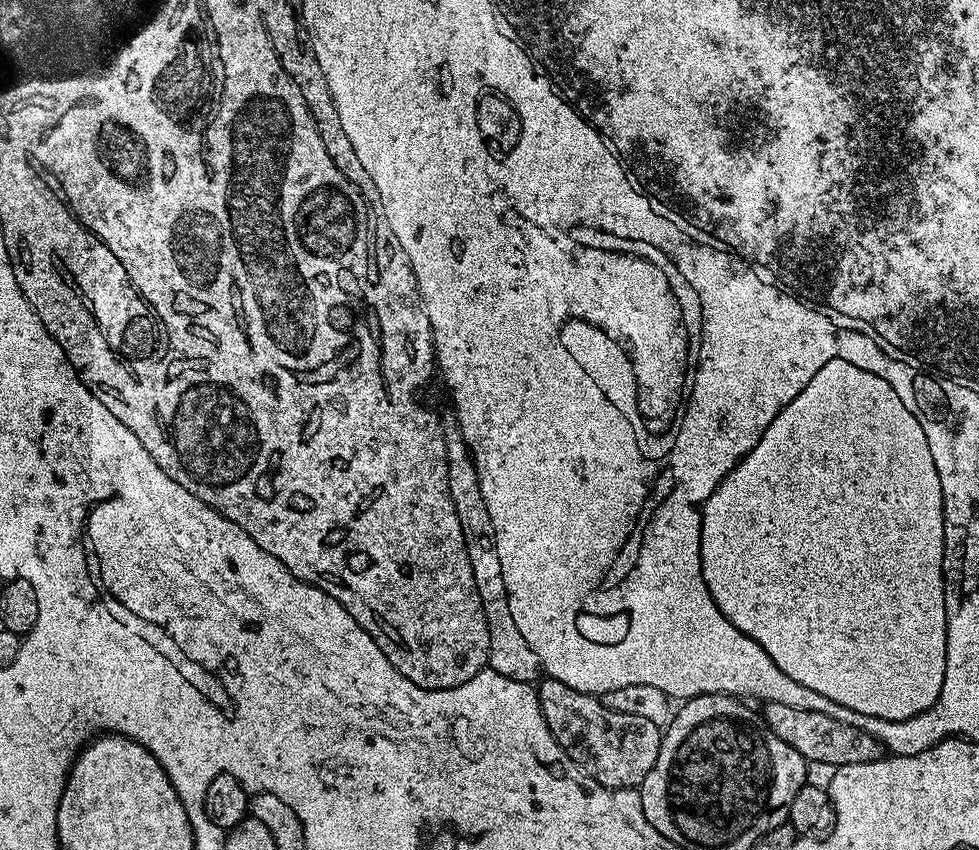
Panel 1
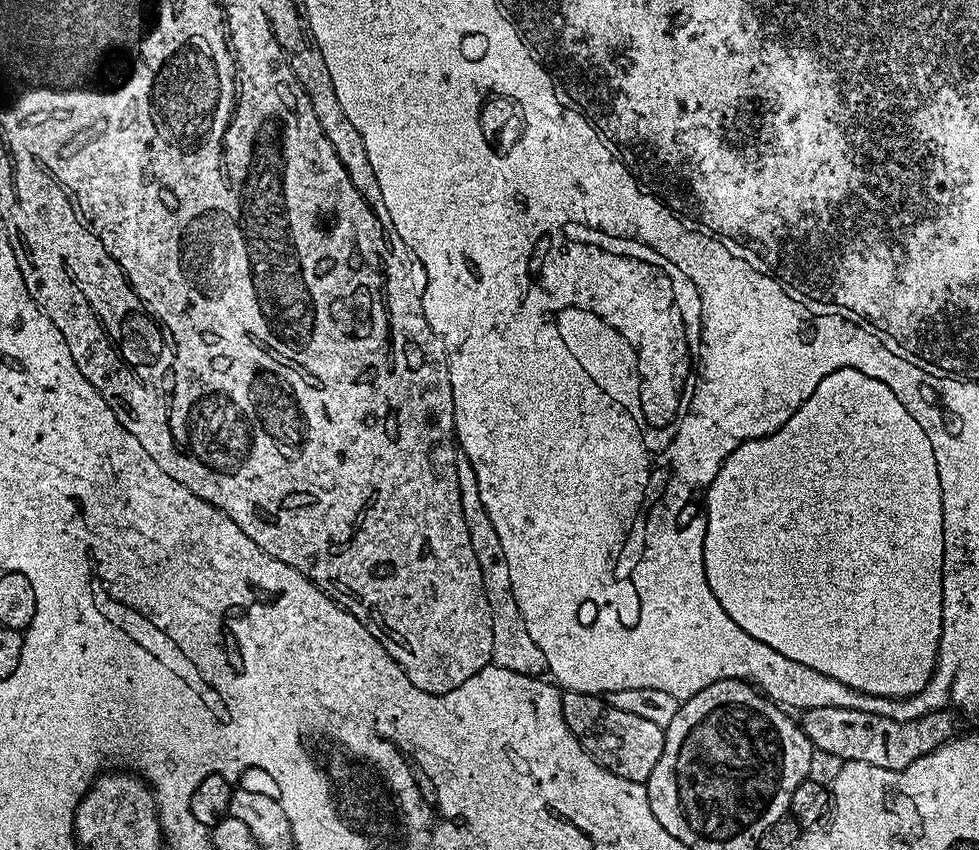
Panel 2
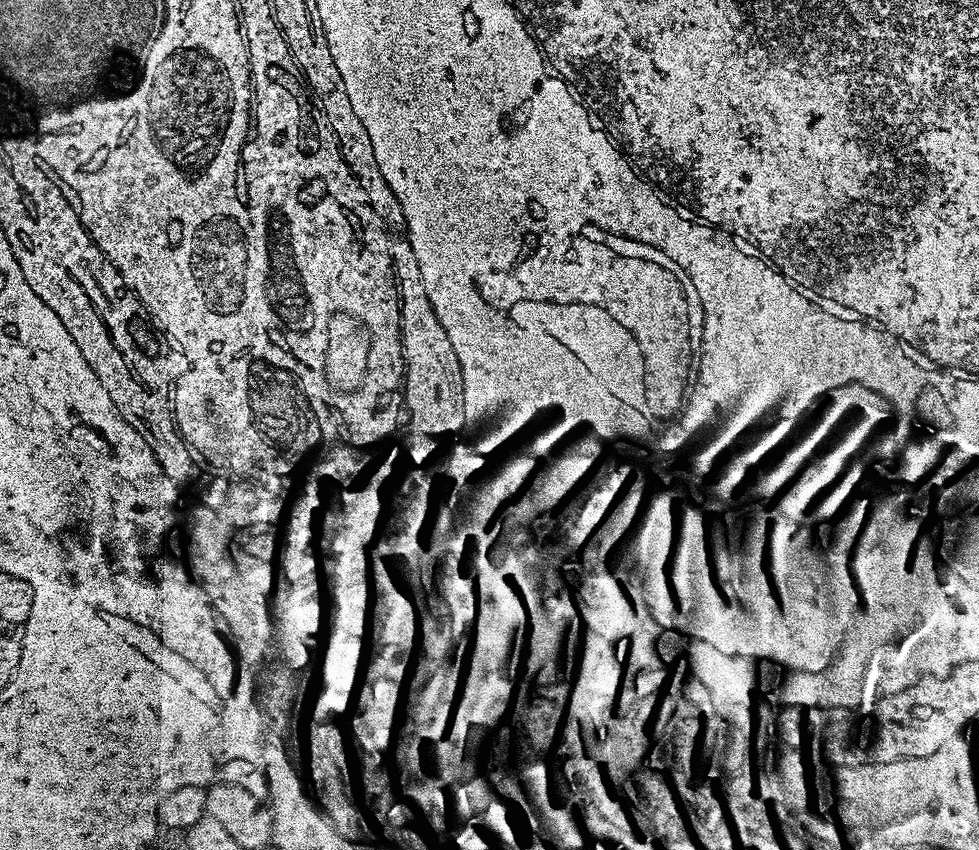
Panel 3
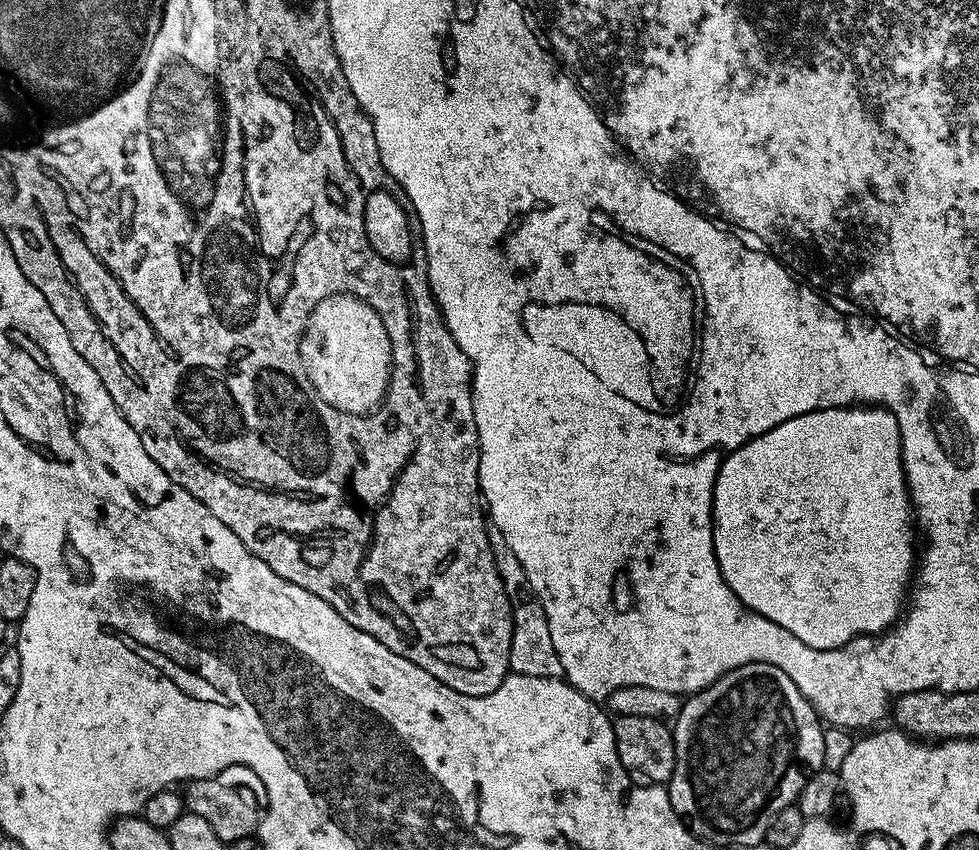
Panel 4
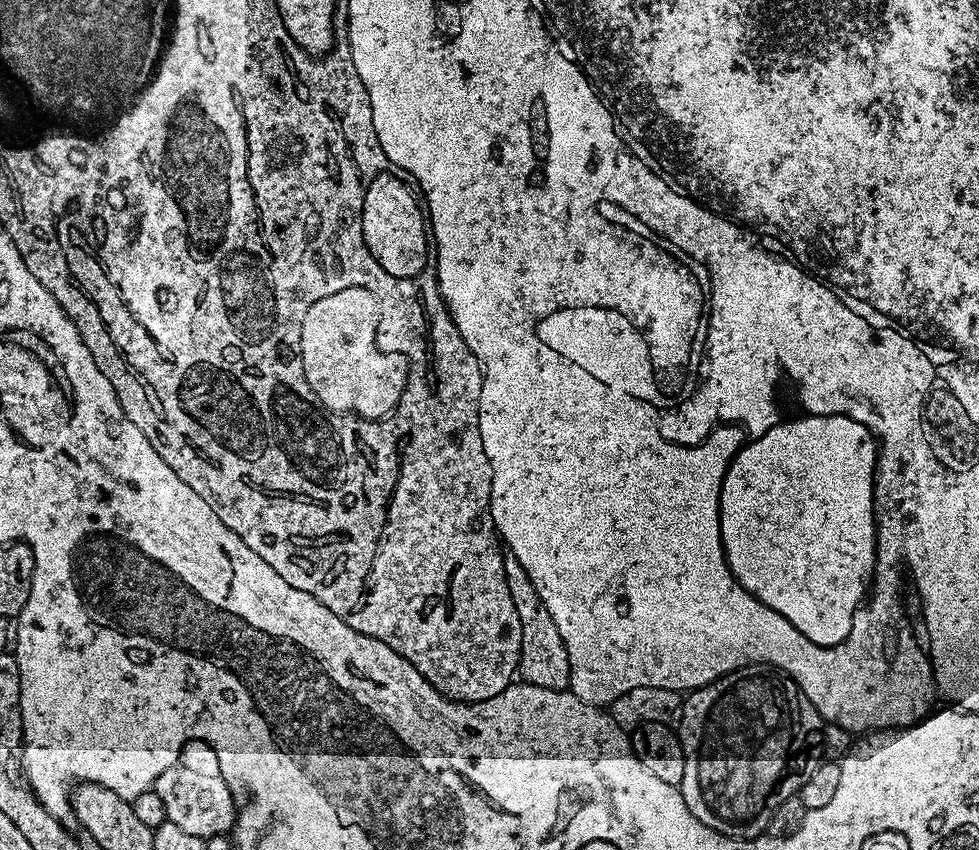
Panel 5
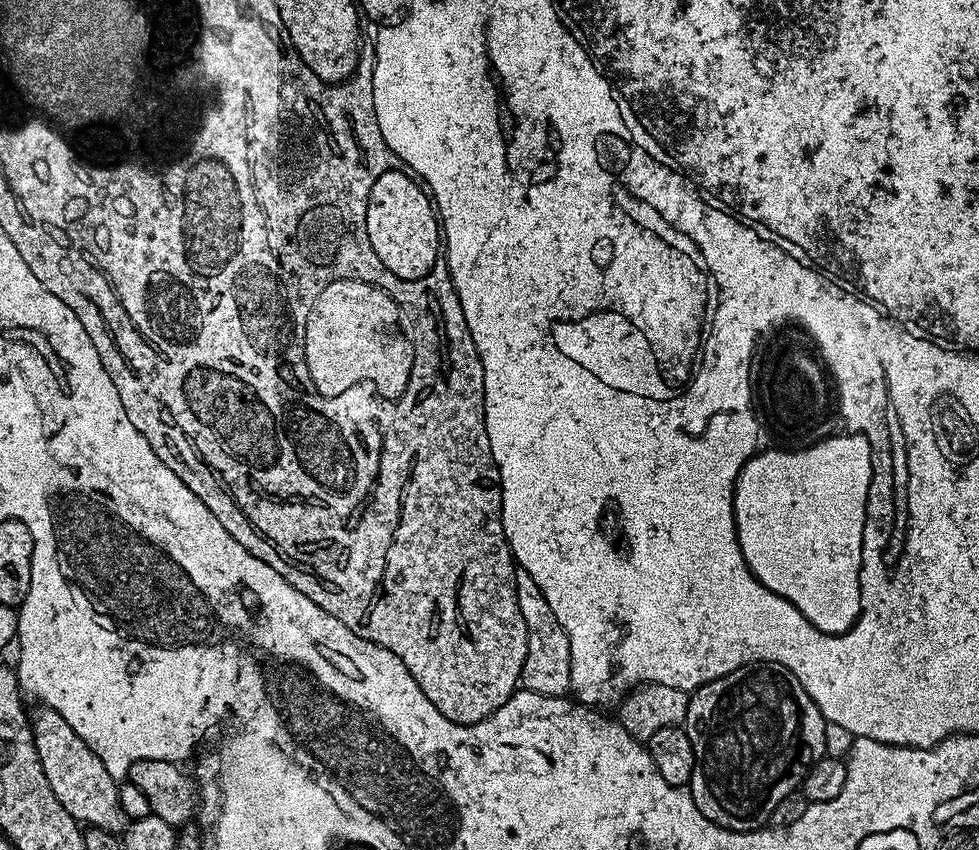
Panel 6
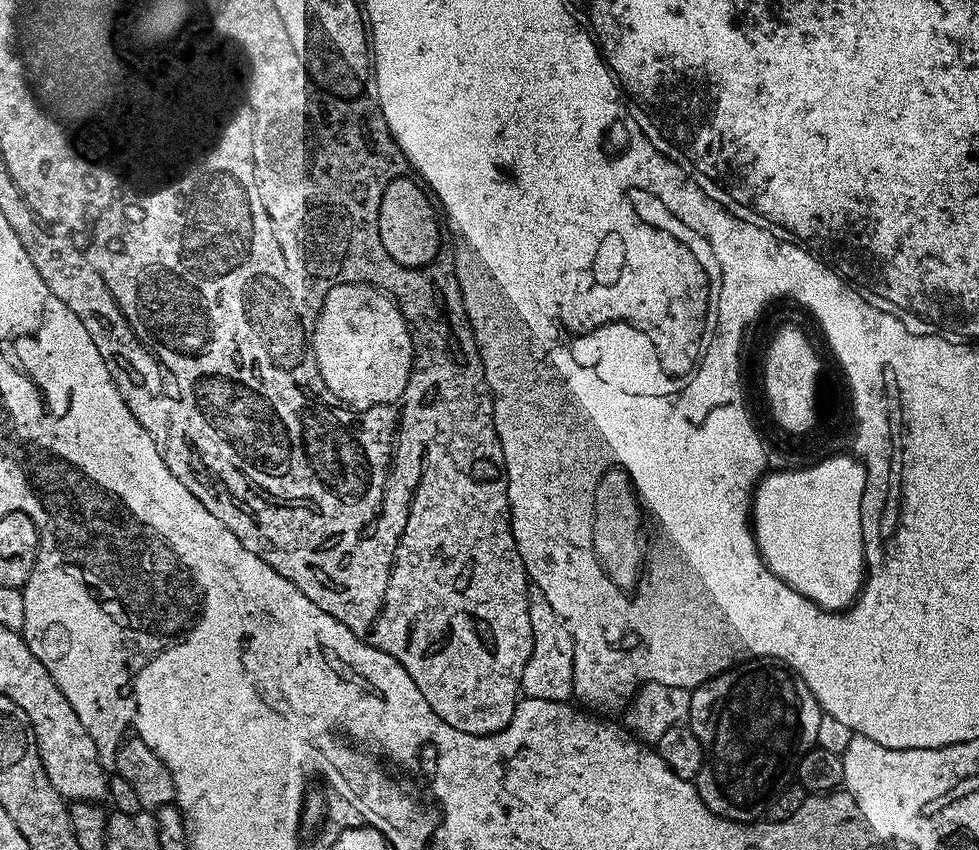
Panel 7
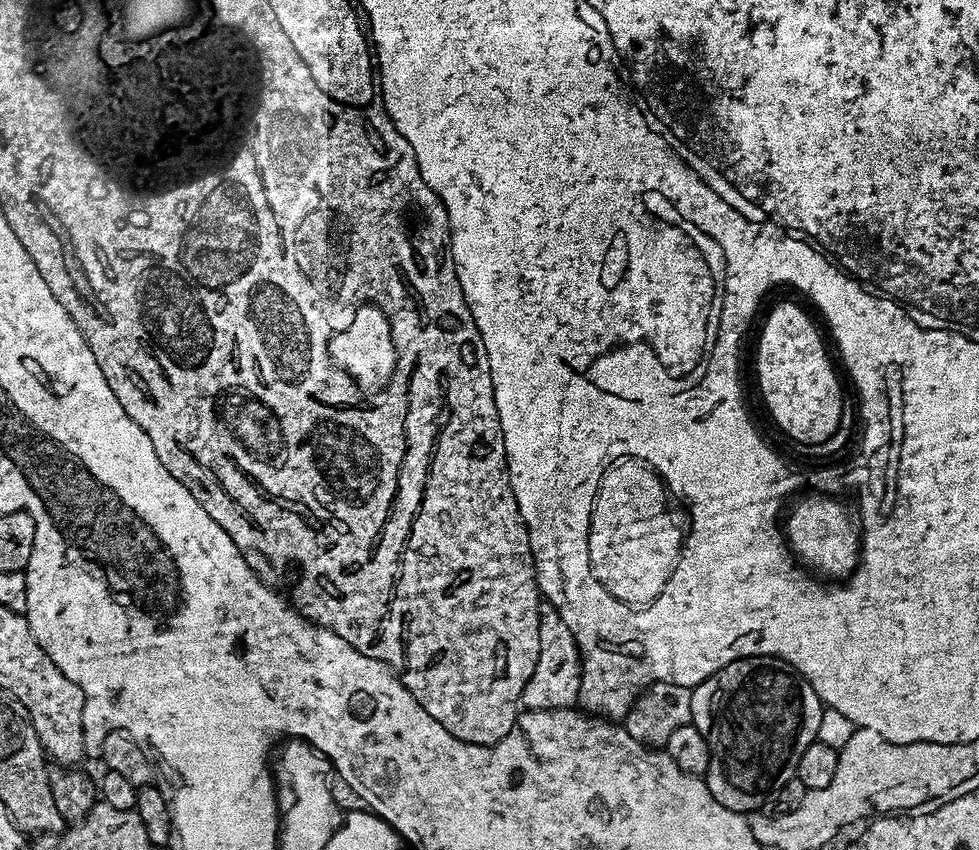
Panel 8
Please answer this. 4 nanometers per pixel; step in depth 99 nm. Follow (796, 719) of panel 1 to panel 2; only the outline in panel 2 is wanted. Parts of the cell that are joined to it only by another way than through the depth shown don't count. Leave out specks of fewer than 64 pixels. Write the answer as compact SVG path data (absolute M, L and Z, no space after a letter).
M830 706L809 708L798 723L817 752L834 754L841 762L870 762L882 770L902 770L957 735L956 720L948 710L931 712L916 720L876 720L864 712L832 712Z

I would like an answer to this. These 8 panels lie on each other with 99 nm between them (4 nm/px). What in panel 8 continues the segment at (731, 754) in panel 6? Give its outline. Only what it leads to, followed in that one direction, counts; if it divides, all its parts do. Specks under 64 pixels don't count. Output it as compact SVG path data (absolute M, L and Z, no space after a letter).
M750 654L741 660L732 660L722 670L697 684L692 689L690 710L691 724L710 746L710 766L706 777L710 794L718 798L726 810L754 812L765 807L765 797L795 777L802 750L816 740L825 705L820 703L814 686L810 686L804 676L779 656Z

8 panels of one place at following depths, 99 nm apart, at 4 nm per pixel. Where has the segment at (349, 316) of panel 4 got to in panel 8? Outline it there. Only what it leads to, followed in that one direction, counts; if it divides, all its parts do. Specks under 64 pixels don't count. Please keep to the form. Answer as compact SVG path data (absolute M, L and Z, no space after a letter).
M361 305L356 309L350 326L344 332L333 335L330 355L334 363L355 380L363 391L378 391L389 383L398 363L392 332L394 326L379 307Z

